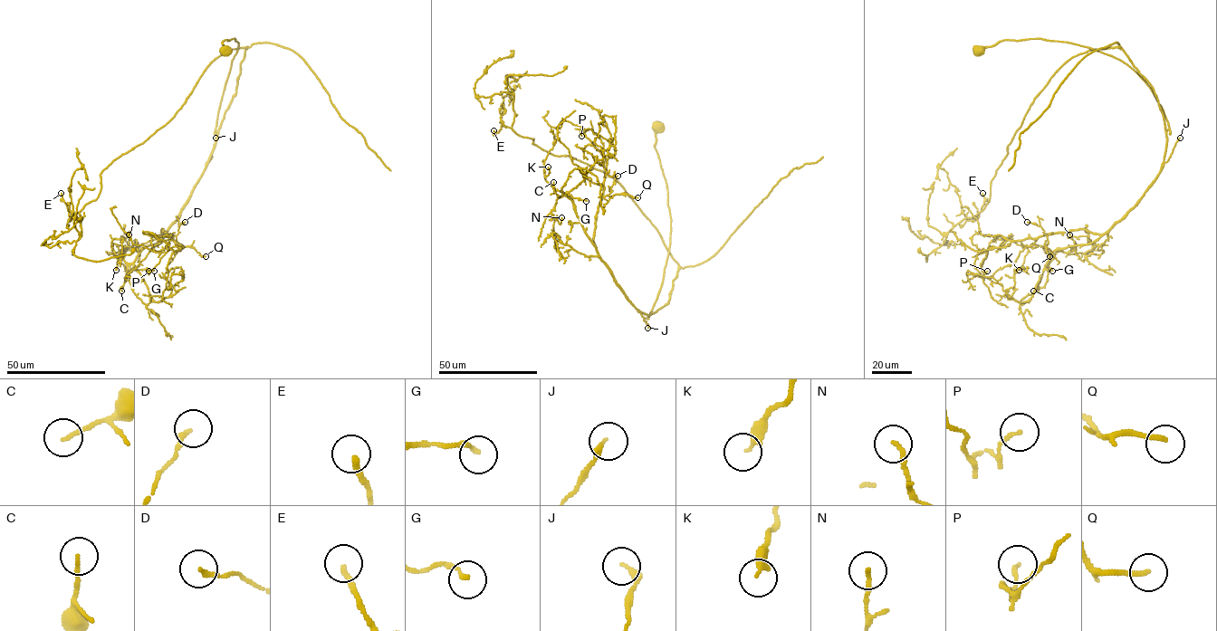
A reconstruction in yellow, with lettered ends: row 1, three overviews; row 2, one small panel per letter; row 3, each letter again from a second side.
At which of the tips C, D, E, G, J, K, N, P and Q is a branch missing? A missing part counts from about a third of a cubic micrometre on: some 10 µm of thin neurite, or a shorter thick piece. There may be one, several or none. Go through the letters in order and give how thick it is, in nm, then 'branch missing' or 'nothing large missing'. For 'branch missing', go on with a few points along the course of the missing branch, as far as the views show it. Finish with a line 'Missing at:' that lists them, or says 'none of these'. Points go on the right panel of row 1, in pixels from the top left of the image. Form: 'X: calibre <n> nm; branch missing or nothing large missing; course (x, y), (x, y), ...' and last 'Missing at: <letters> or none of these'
C: calibre 140 nm; nothing large missing
D: calibre 200 nm; nothing large missing
E: calibre 220 nm; nothing large missing
G: calibre 190 nm; nothing large missing
J: calibre 240 nm; nothing large missing
K: calibre 280 nm; nothing large missing
N: calibre 180 nm; nothing large missing
P: calibre 130 nm; nothing large missing
Q: calibre 180 nm; nothing large missing
Missing at: none of these

